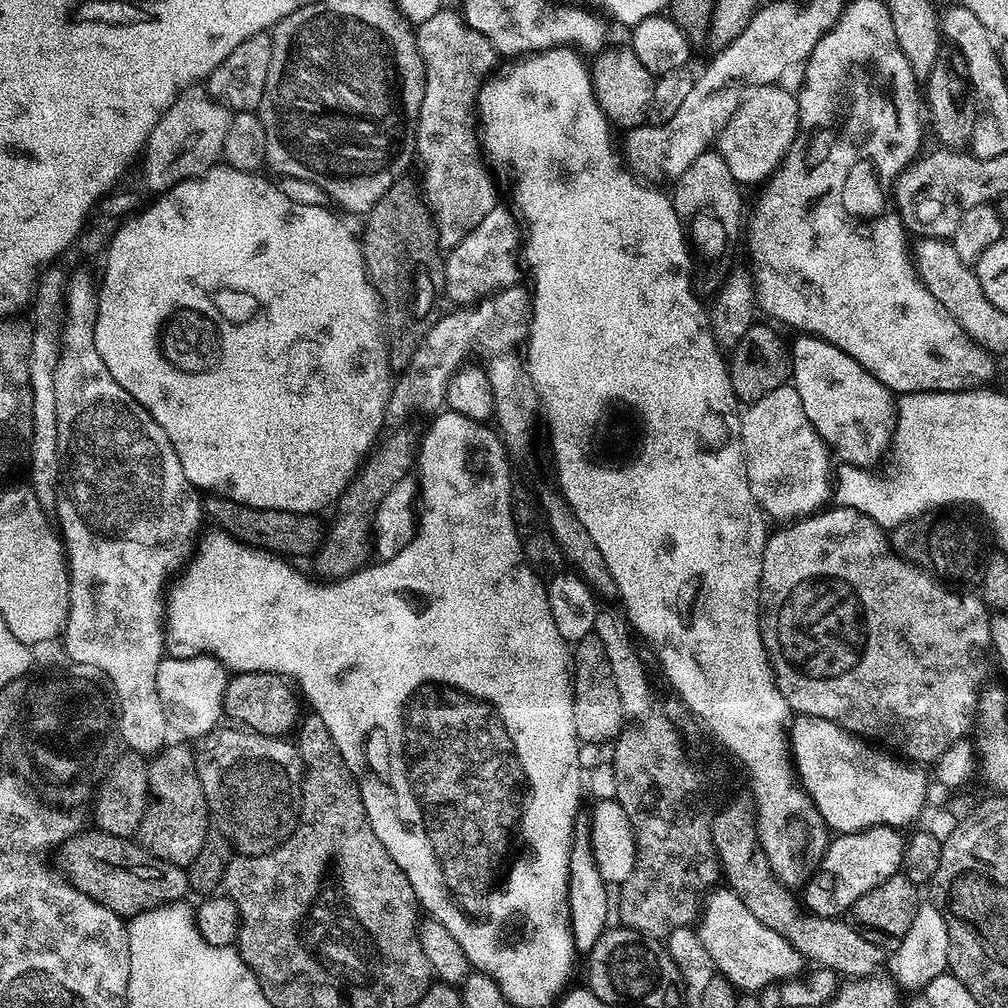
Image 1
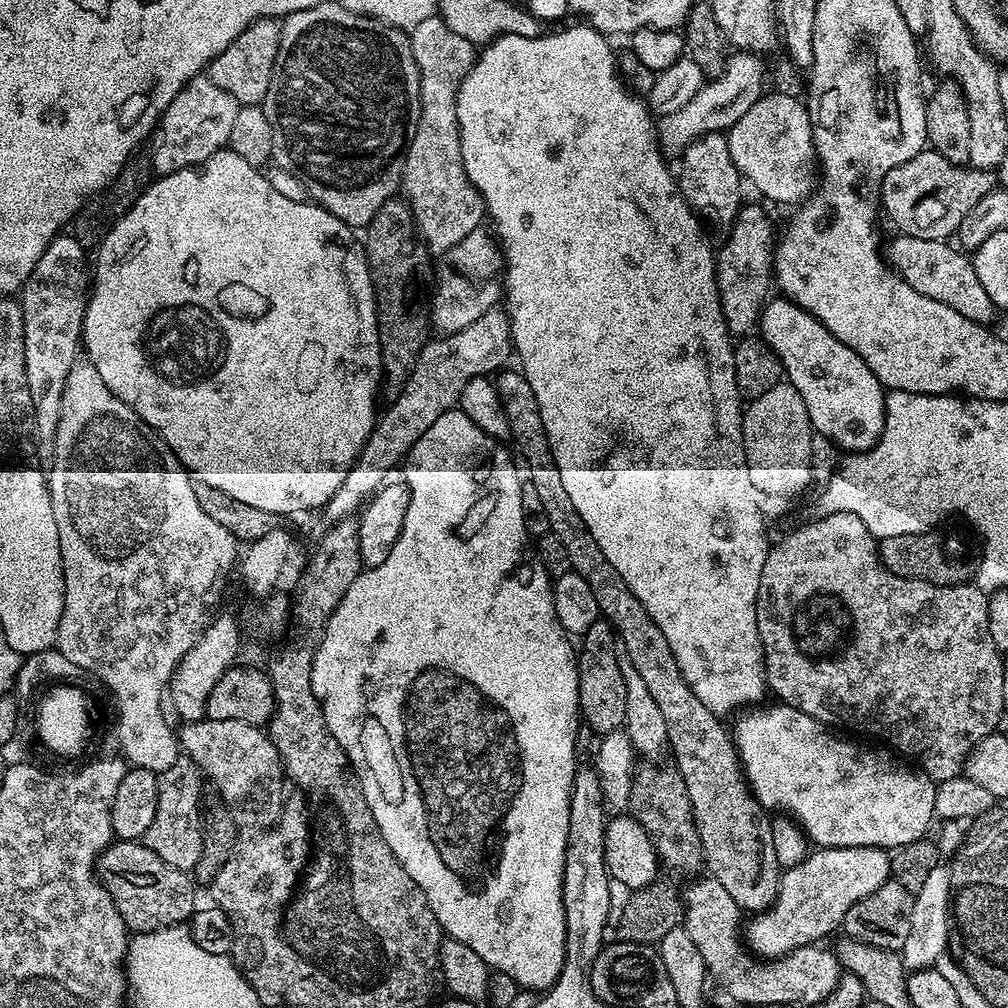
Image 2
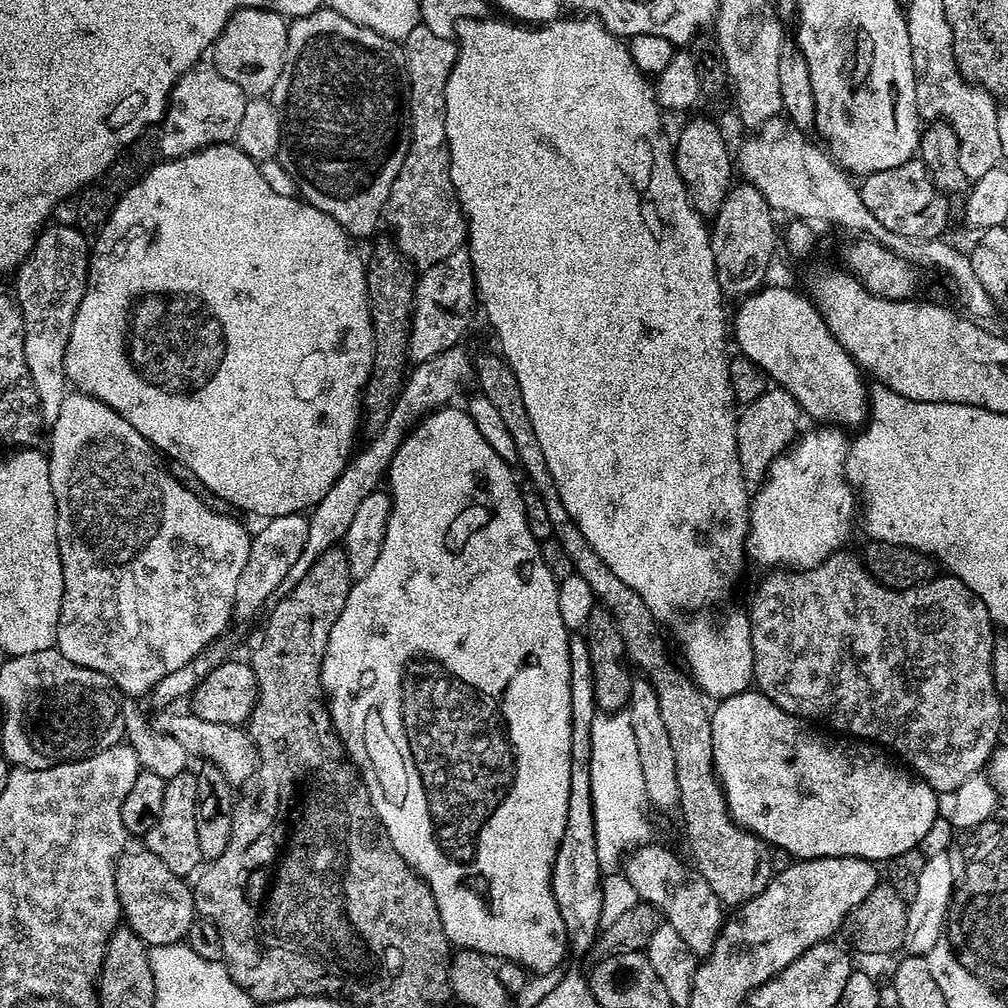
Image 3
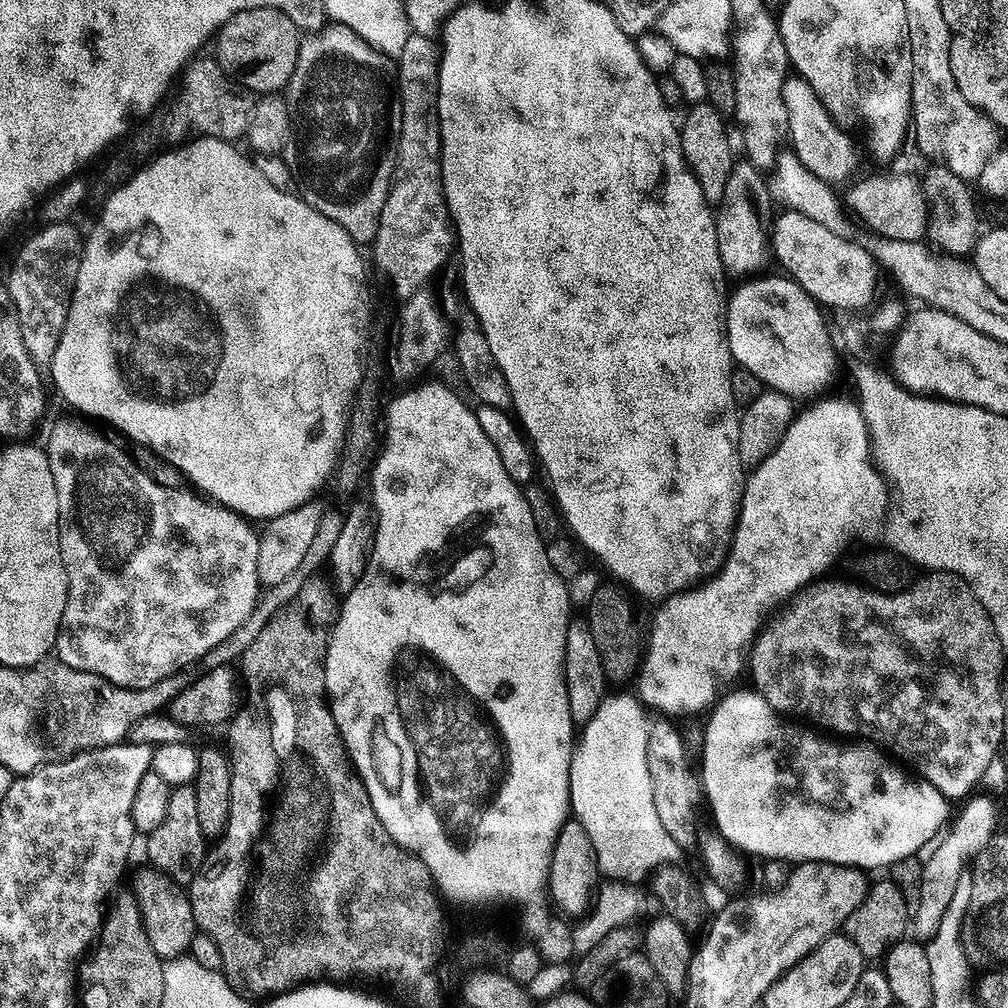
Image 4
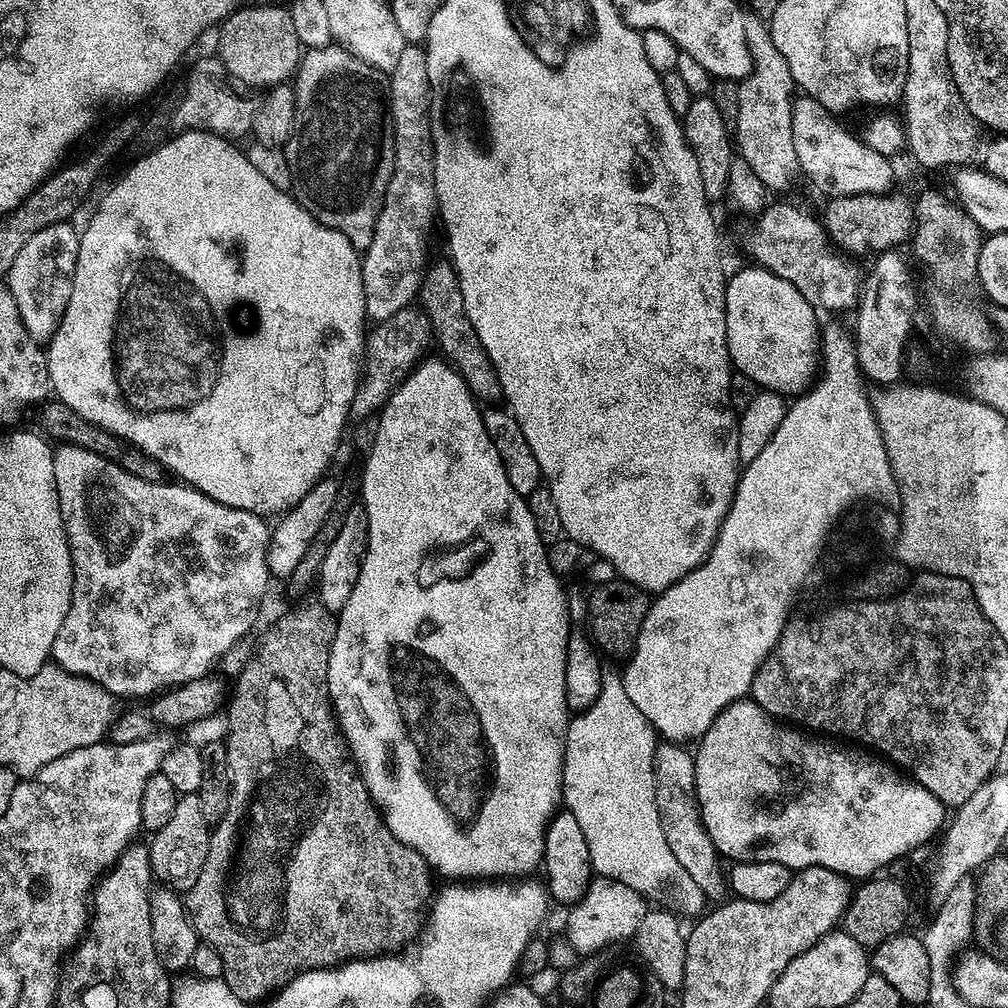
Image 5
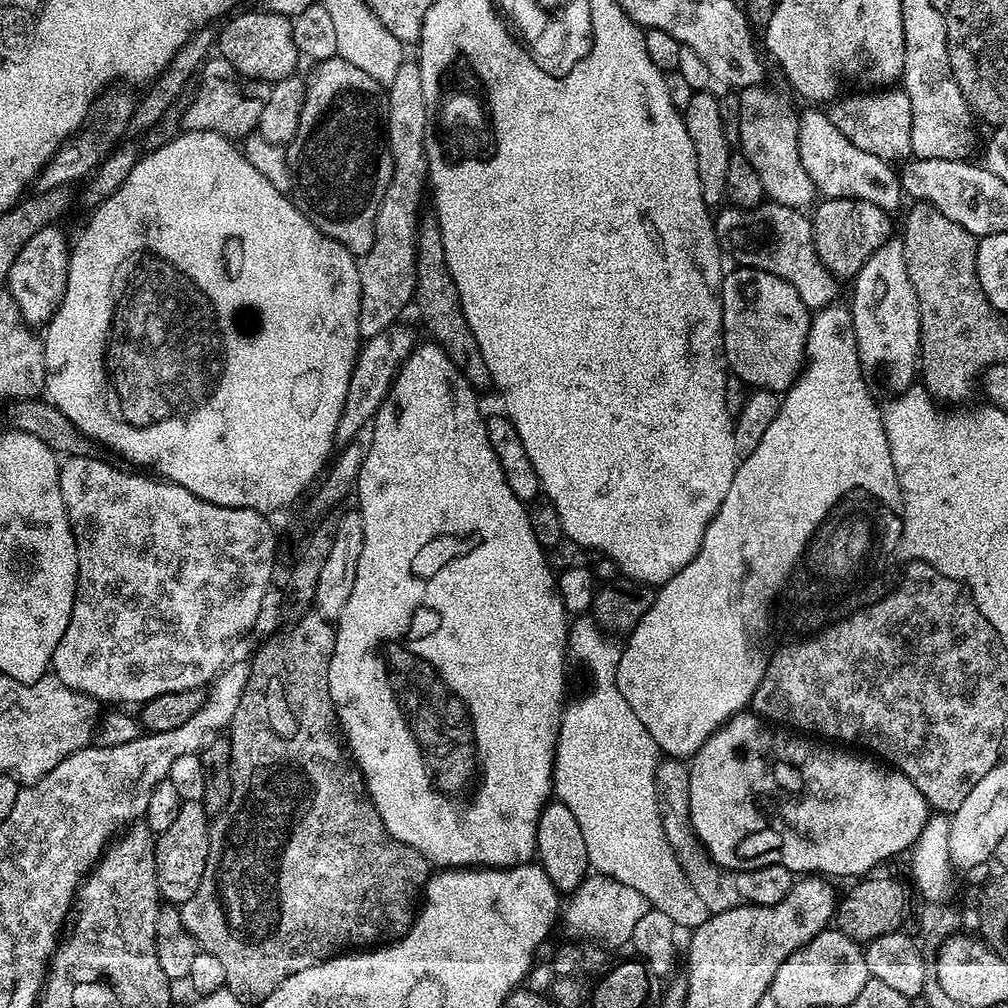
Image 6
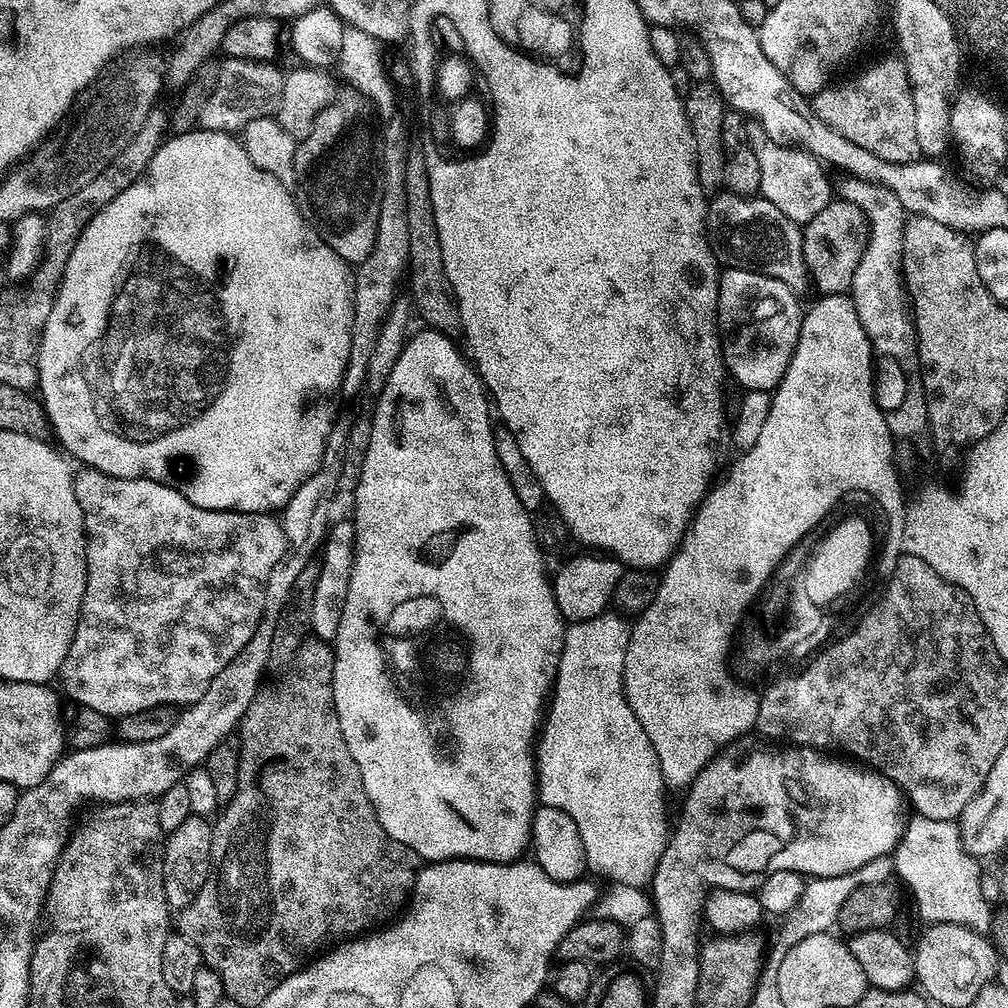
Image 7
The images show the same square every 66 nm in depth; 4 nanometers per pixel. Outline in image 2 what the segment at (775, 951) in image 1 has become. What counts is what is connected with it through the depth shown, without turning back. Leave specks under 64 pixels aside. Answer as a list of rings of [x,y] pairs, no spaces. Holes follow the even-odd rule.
[[[704,874],[688,888],[686,896],[686,919],[682,927],[694,946],[698,946],[698,954],[702,954],[702,962],[708,967],[709,977],[717,980],[728,991],[732,1000],[740,1004],[804,1004],[810,1006],[814,1002],[822,1002],[838,986],[842,969],[836,961],[835,951],[828,952],[824,946],[796,948],[786,952],[779,958],[761,962],[753,953],[746,950],[742,943],[742,909],[730,898],[714,877]]]

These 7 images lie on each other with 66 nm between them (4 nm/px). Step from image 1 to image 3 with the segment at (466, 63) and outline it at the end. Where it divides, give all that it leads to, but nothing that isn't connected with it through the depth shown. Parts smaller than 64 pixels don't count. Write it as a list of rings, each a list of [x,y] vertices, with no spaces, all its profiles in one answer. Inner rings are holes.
[[[421,22],[402,41],[402,47],[410,142],[402,170],[398,170],[394,186],[390,186],[386,224],[392,227],[391,239],[396,251],[417,269],[423,270],[461,251],[468,235],[468,222],[456,203],[448,173],[448,143],[444,125],[444,91],[456,61],[458,44],[455,39],[430,34],[428,27]]]

